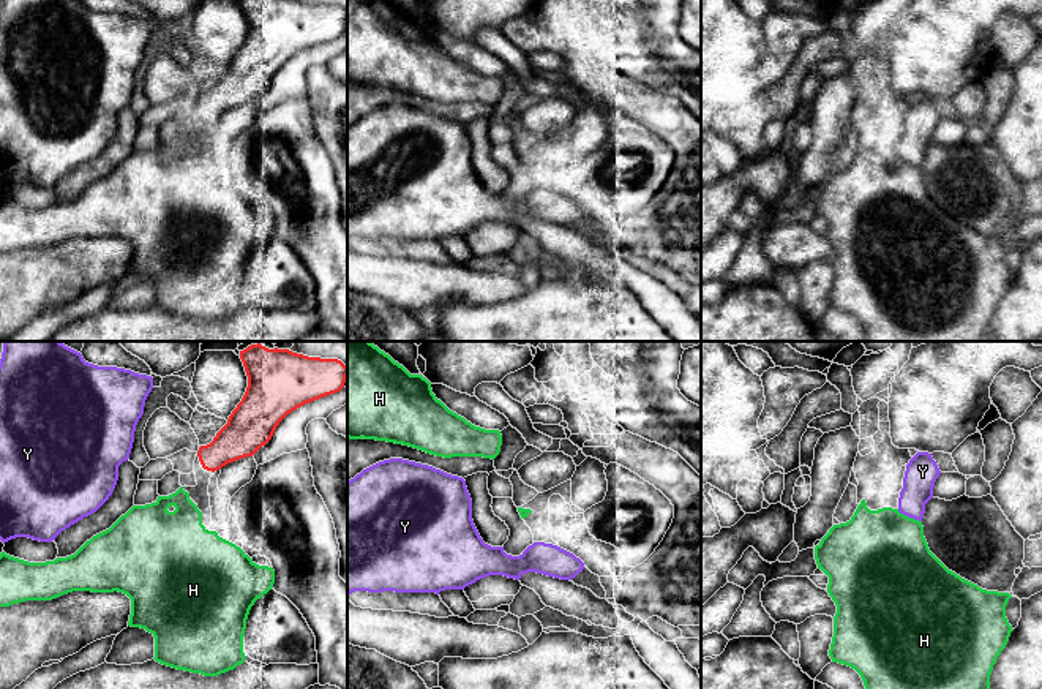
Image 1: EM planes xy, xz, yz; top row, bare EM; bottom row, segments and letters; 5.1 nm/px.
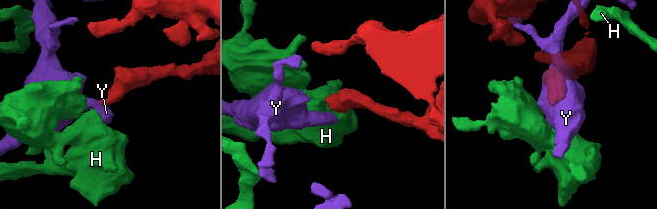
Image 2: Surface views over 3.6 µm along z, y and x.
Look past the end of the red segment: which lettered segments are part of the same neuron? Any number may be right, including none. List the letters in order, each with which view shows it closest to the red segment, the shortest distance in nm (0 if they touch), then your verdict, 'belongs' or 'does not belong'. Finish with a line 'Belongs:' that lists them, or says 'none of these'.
H: xy | 150 nm | belongs
Y: xy | 340 nm | does not belong
Belongs: H

